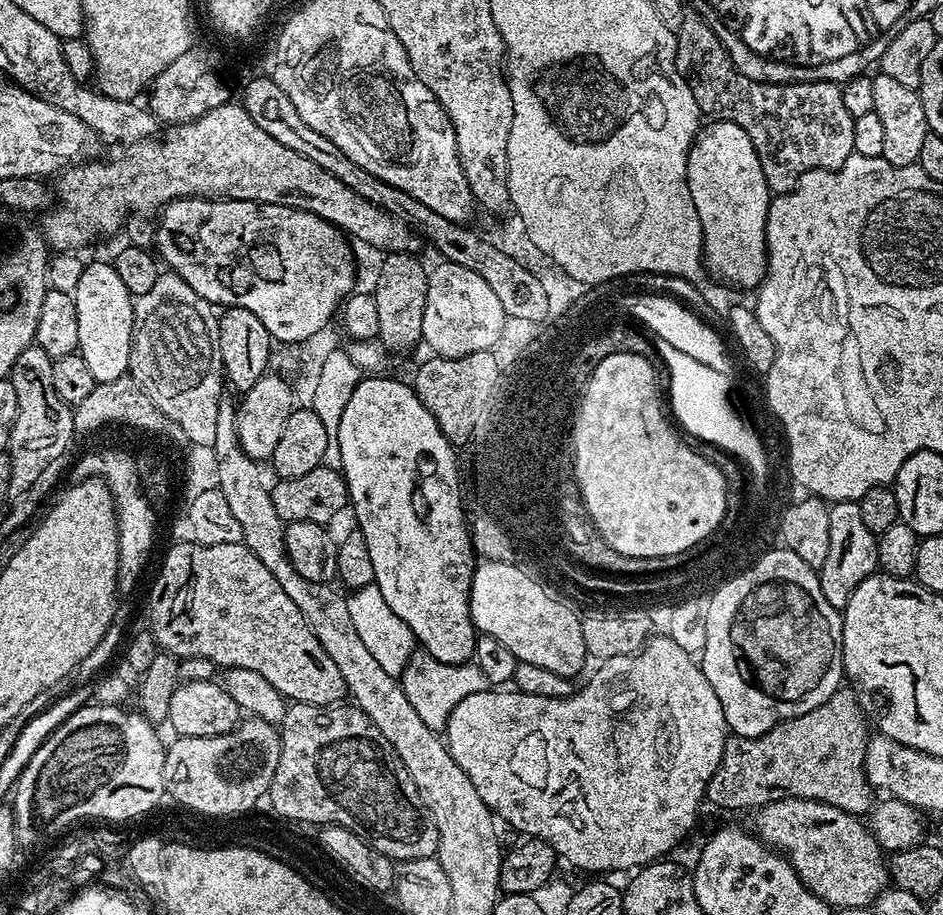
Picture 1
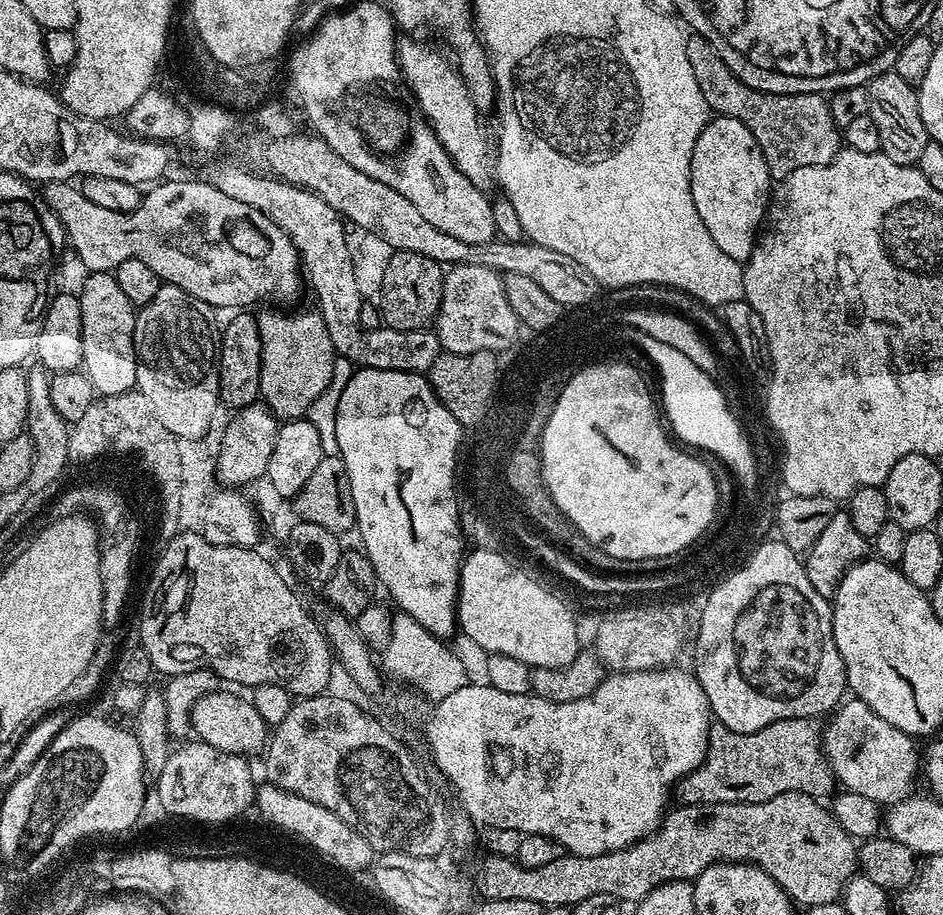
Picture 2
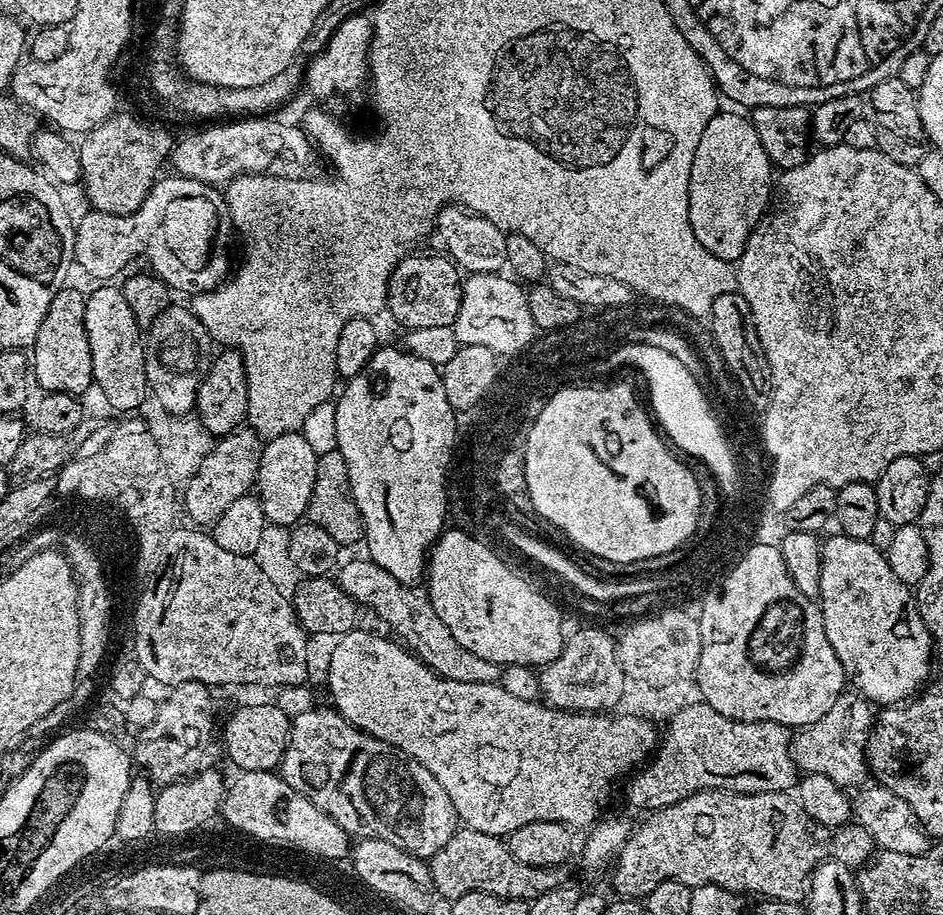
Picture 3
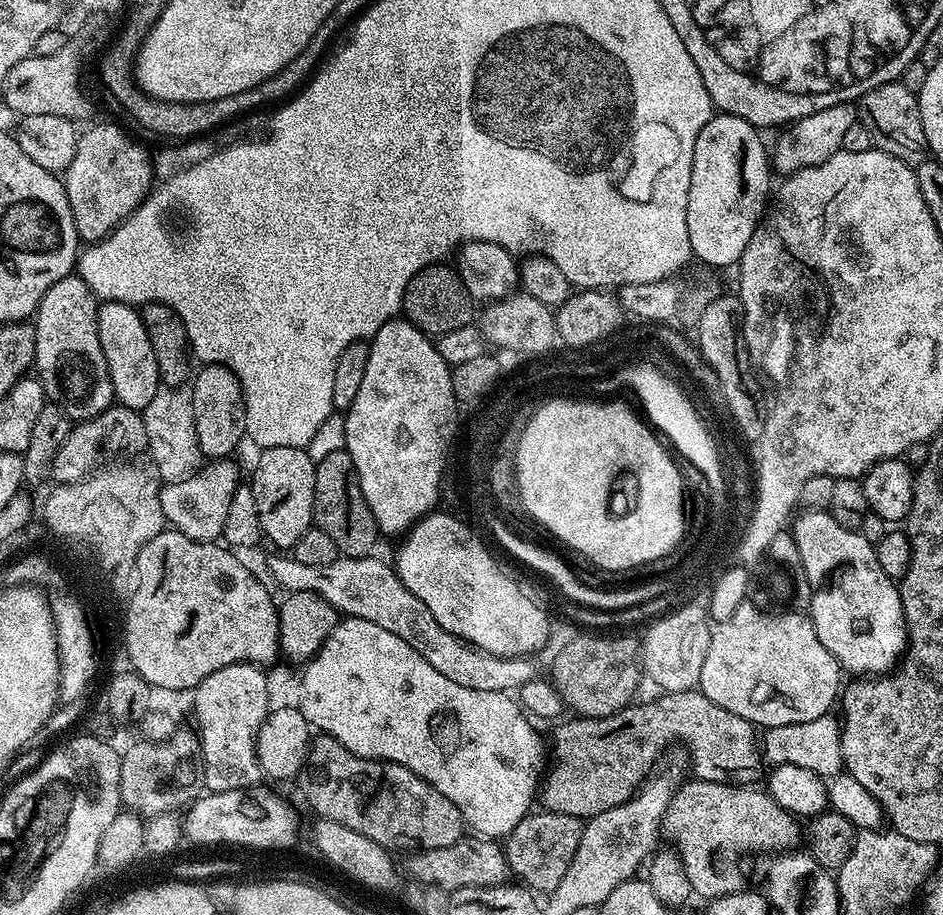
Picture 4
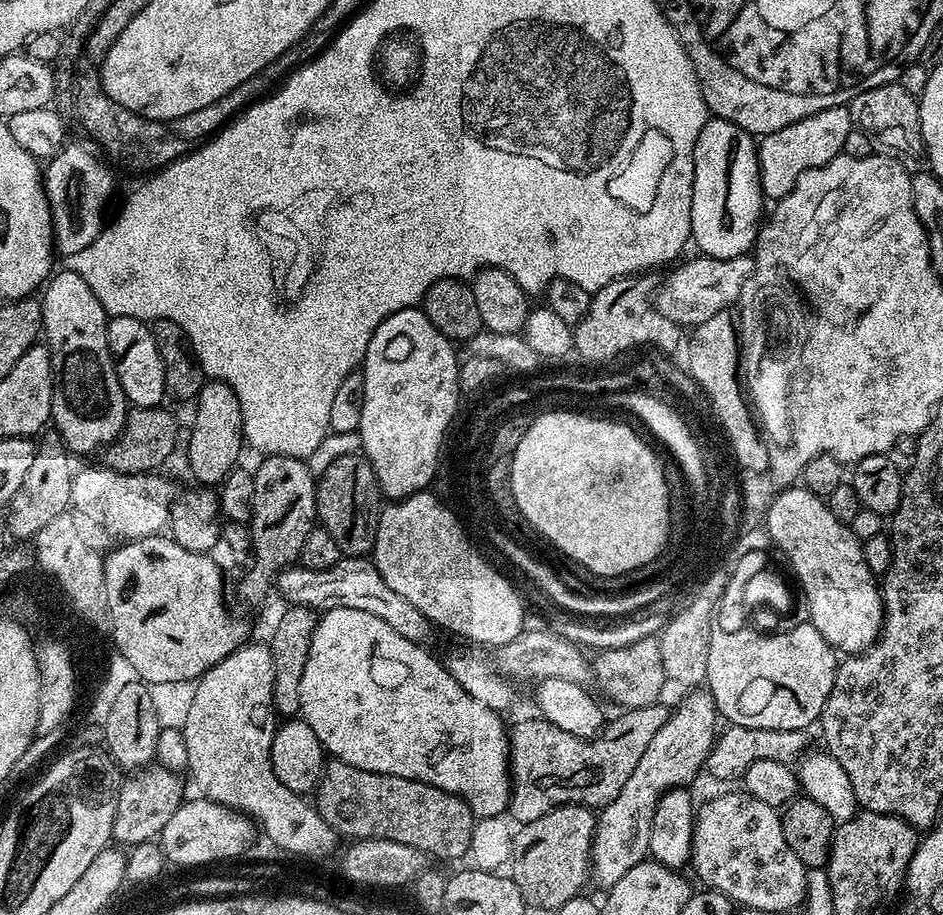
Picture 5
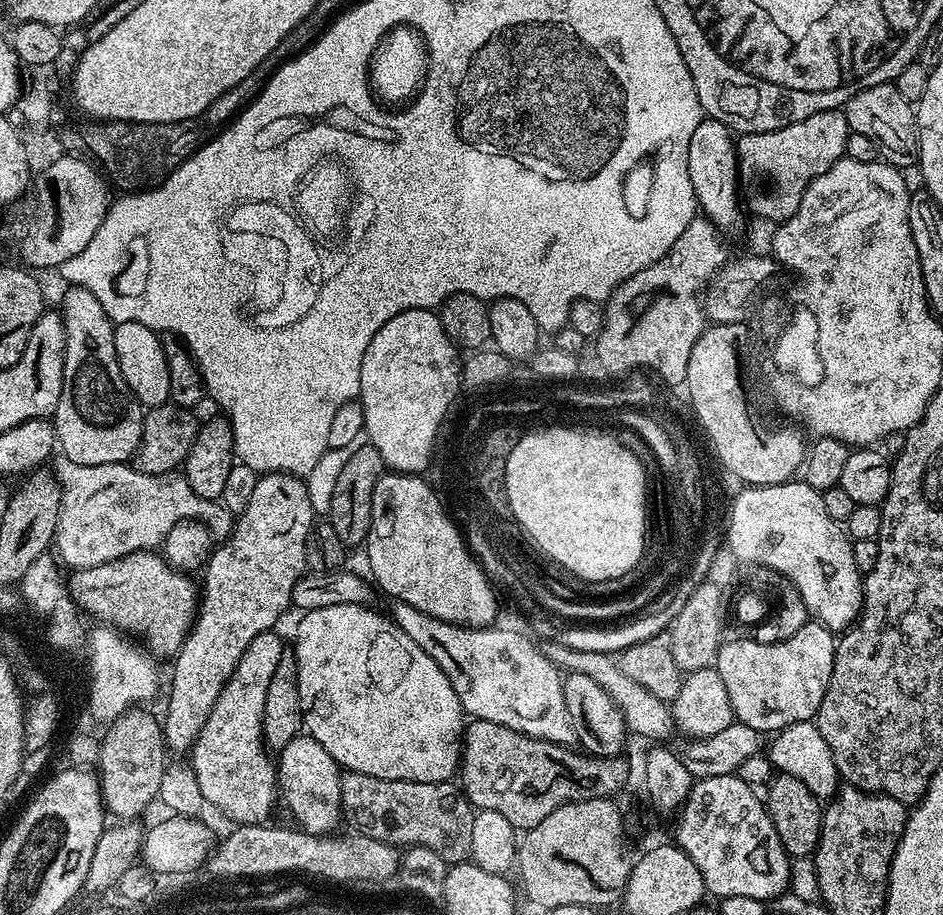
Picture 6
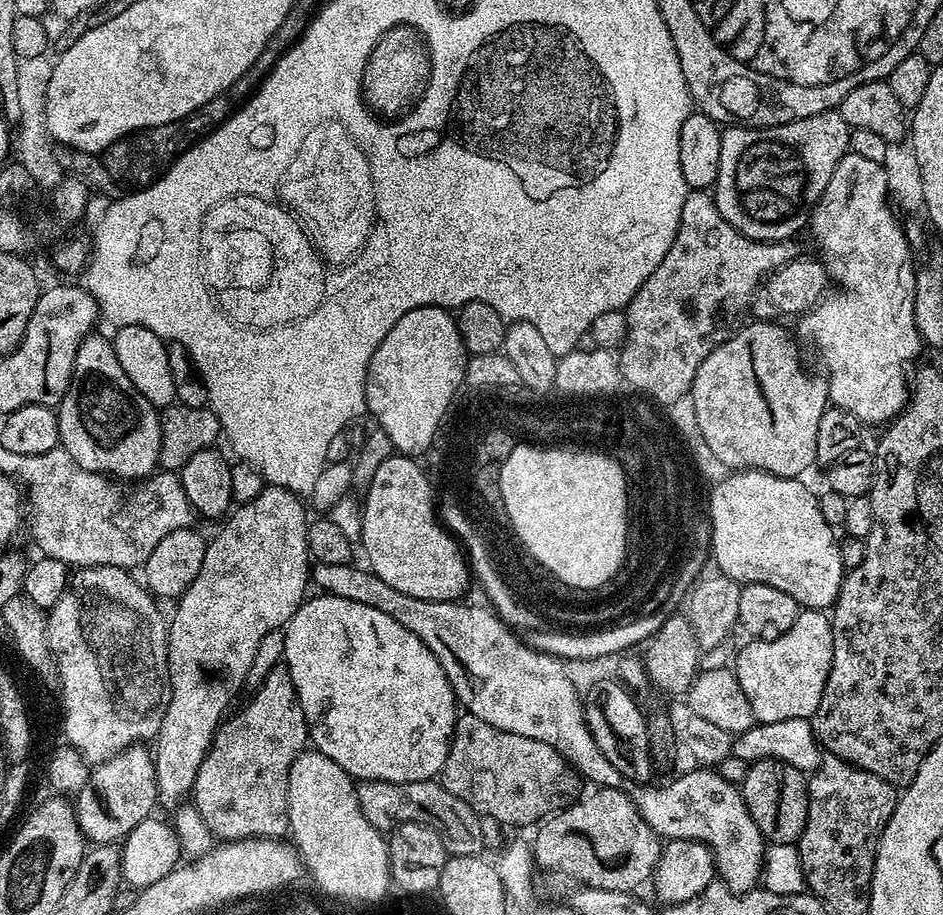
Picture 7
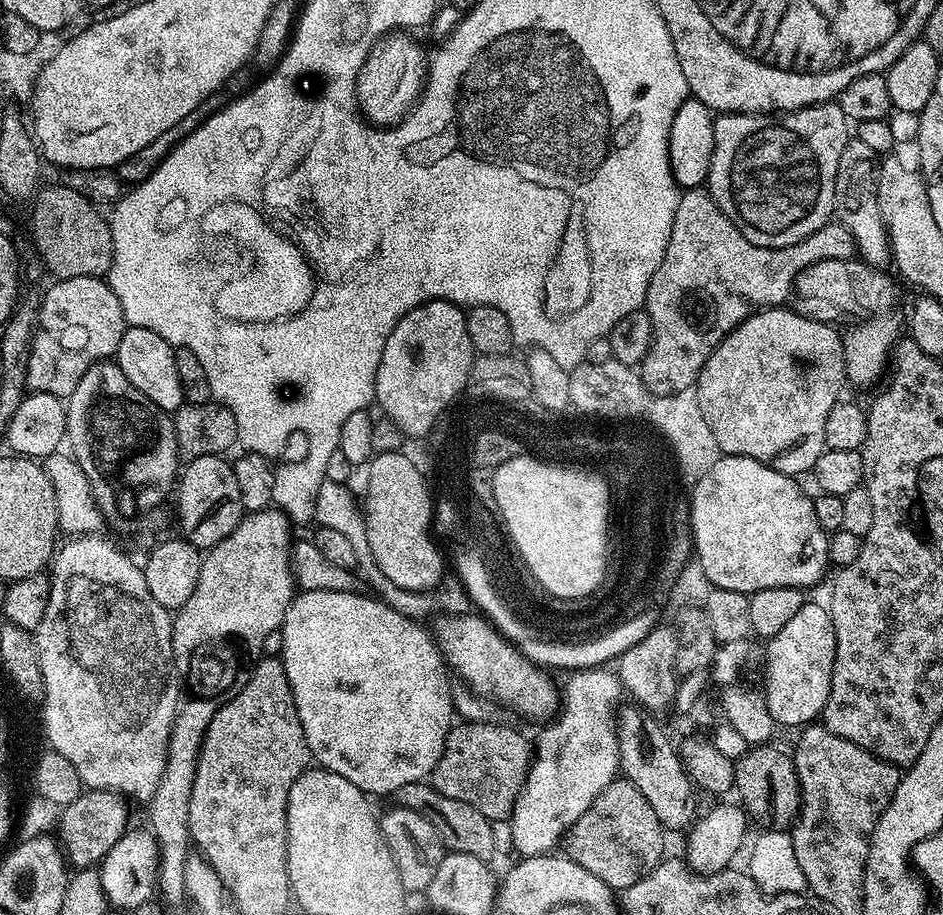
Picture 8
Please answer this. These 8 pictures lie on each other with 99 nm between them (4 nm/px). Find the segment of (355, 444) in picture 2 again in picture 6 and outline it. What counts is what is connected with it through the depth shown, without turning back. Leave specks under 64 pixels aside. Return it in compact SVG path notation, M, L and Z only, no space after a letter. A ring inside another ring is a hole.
M426 308L406 310L366 344L360 375L360 404L364 408L364 428L370 434L370 444L382 454L385 469L397 472L400 468L420 468L428 460L428 444L436 432L436 420L440 420L447 407L457 403L456 392L461 391L462 356L446 334L439 315Z

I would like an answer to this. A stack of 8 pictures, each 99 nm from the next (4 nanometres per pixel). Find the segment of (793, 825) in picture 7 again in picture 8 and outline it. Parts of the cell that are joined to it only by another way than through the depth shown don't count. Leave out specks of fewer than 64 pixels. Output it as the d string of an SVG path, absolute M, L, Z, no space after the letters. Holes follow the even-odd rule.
M752 746L748 751L735 761L736 765L736 783L734 785L735 795L738 797L739 803L745 812L753 821L756 820L761 825L761 829L772 829L774 831L785 831L791 829L795 824L797 816L800 814L800 783L798 782L798 774L796 767L792 761L791 755L787 751L783 752L780 748L772 748L773 746Z

